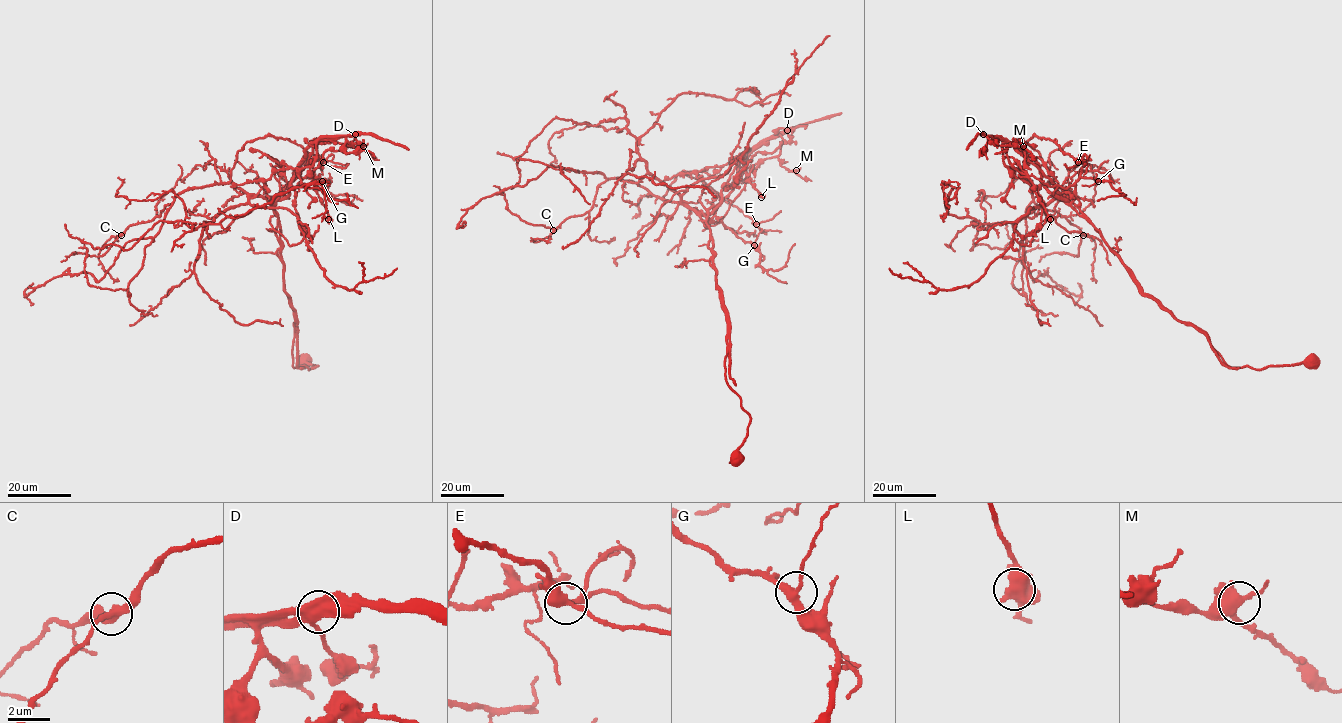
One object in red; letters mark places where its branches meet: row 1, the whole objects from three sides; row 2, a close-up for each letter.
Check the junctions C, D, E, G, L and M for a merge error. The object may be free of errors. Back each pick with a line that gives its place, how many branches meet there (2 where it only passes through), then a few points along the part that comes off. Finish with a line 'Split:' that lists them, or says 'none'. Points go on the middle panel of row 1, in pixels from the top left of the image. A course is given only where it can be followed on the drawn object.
D: Place: (787, 130). Branches: 3. Course of the part to remove: (787, 130), (752, 152), (741, 180), (706, 221), (726, 316), (725, 374), (750, 416), (734, 465)
Split: D

